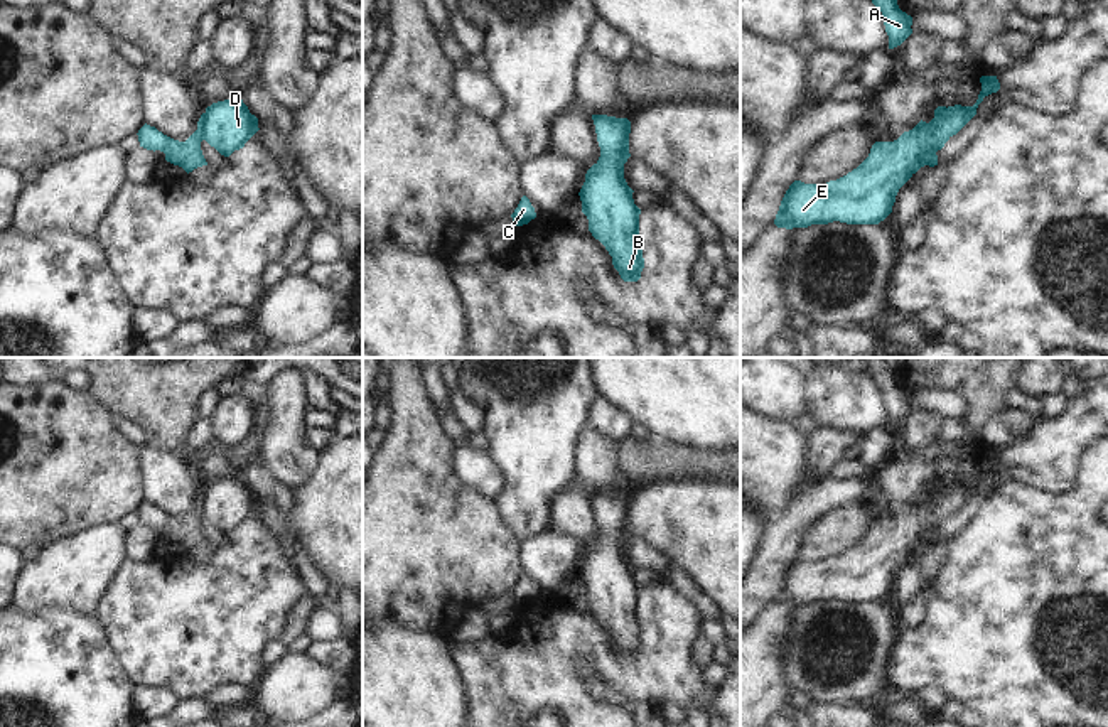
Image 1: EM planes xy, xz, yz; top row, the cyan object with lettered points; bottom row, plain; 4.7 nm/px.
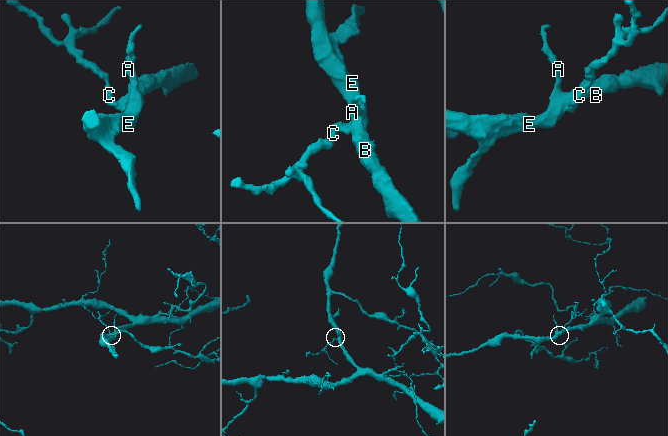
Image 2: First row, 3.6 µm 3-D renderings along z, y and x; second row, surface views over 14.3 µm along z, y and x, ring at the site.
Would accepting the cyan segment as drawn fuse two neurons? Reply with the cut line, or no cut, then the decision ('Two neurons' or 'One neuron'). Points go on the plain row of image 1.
Split along xy (203, 491), (204, 516). Two neurons

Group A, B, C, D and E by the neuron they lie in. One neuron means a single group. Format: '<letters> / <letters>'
A B D E / C

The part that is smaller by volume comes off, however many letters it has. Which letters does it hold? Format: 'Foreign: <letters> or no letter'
Foreign: C

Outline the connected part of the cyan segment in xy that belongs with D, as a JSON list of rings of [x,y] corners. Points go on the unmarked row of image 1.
[[[239,472],[206,486],[204,518],[224,535],[243,526],[258,508],[258,496]]]

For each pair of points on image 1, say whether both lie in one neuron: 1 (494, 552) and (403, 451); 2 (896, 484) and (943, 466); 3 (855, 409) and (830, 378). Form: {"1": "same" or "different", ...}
{"1": "same", "2": "same", "3": "same"}

